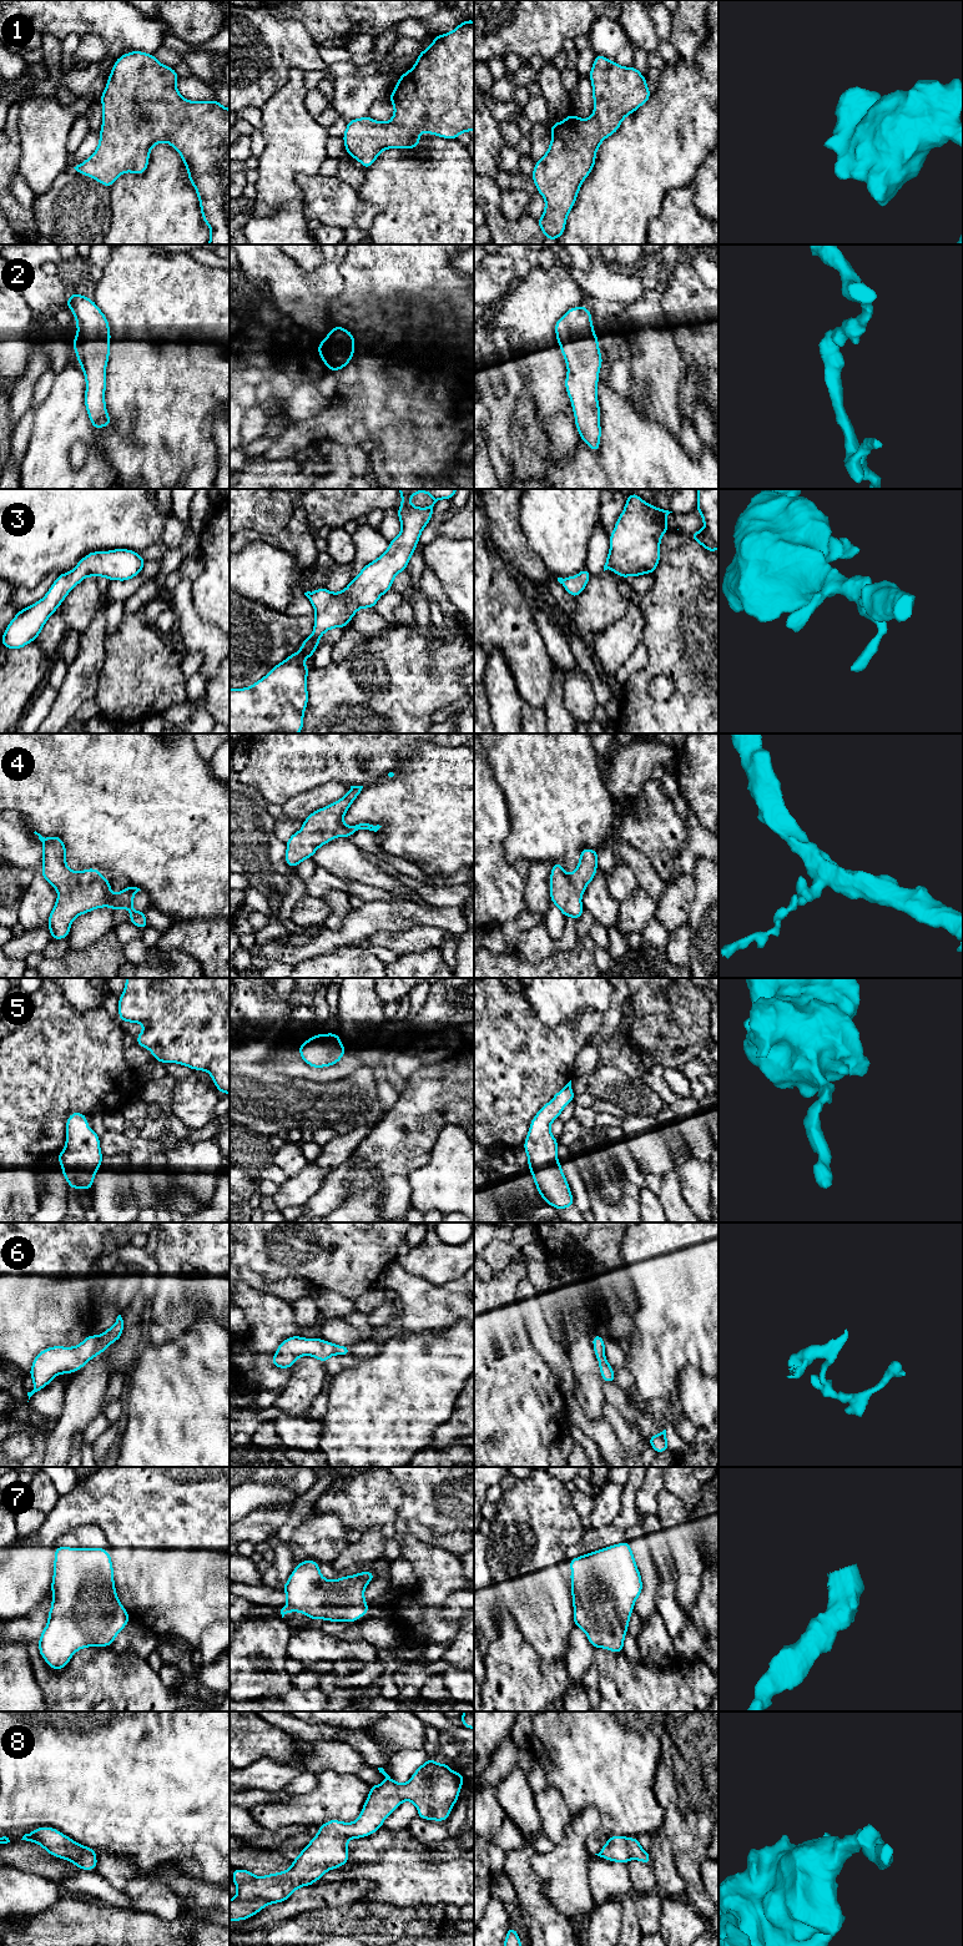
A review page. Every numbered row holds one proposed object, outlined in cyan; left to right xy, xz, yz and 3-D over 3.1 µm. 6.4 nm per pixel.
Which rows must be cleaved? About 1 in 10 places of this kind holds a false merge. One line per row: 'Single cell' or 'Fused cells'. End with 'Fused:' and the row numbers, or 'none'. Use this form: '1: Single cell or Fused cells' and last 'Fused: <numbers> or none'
1: Single cell
2: Single cell
3: Single cell
4: Single cell
5: Single cell
6: Single cell
7: Single cell
8: Single cell
Fused: none

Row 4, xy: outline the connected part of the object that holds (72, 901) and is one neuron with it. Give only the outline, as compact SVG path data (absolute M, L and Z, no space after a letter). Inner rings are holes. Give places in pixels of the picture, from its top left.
M36 831L34 832L39 836L42 842L42 872L40 873L57 892L56 903L51 911L47 924L50 929L51 939L64 939L70 934L70 927L74 919L84 913L89 913L94 909L101 907L110 907L114 909L128 909L130 911L130 923L143 929L147 928L146 911L137 912L132 907L132 901L135 894L141 891L137 887L130 886L123 888L121 892L112 894L111 886L106 877L96 868L87 868L85 871L74 872L66 864L66 846L60 836L52 836L50 838L42 837Z

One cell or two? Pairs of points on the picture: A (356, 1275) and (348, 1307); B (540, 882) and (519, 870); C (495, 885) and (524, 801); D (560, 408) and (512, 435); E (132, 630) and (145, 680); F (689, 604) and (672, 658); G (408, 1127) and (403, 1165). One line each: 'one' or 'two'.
A: two
B: two
C: two
D: two
E: one
F: one
G: one

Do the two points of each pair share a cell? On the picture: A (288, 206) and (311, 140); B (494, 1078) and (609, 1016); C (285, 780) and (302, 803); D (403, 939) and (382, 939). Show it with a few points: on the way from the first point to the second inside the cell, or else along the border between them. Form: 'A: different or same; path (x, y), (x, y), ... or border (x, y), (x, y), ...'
A: same; path (288, 190), (288, 162), (295, 156)
B: different; border (604, 1013), (601, 1026), (589, 1040)
C: different; border (323, 784), (295, 795), (282, 806)
D: same; path (398, 941), (387, 939)

